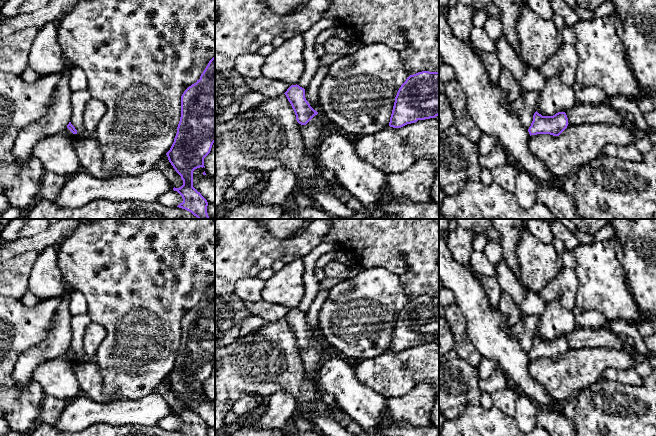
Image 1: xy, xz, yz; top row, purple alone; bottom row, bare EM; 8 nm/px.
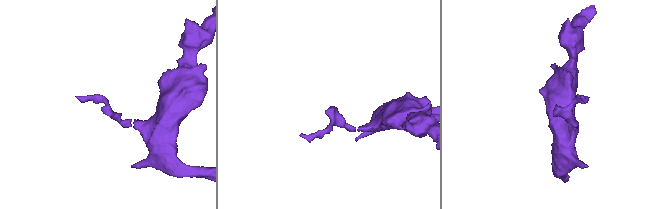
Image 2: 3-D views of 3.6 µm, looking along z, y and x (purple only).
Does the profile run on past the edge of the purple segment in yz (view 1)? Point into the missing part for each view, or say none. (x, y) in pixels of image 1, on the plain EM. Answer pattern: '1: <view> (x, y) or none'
1: none

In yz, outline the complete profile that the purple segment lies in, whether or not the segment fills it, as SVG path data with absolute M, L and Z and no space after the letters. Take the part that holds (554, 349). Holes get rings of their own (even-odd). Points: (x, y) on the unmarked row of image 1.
M536 335L528 356L530 360L537 358L559 360L567 352L568 348L565 336L558 336L553 340L542 340Z

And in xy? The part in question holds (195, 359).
M215 279L209 285L196 307L189 310L181 320L181 341L177 357L170 374L166 377L169 386L181 400L183 409L173 412L183 422L177 431L189 436L207 436L208 426L193 411L193 395L204 391L204 382L210 377L215 366Z

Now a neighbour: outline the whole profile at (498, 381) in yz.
M499 367L486 380L480 380L479 387L482 392L491 395L494 392L501 391L511 385L511 381Z

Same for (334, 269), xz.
M331 261L323 268L323 270L328 278L347 278L348 268L337 261Z

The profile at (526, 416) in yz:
M519 391L514 418L521 432L529 433L538 425L538 412L539 407L525 393Z

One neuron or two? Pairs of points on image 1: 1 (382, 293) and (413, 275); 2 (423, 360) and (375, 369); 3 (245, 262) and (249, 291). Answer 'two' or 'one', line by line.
1: two
2: one
3: two

